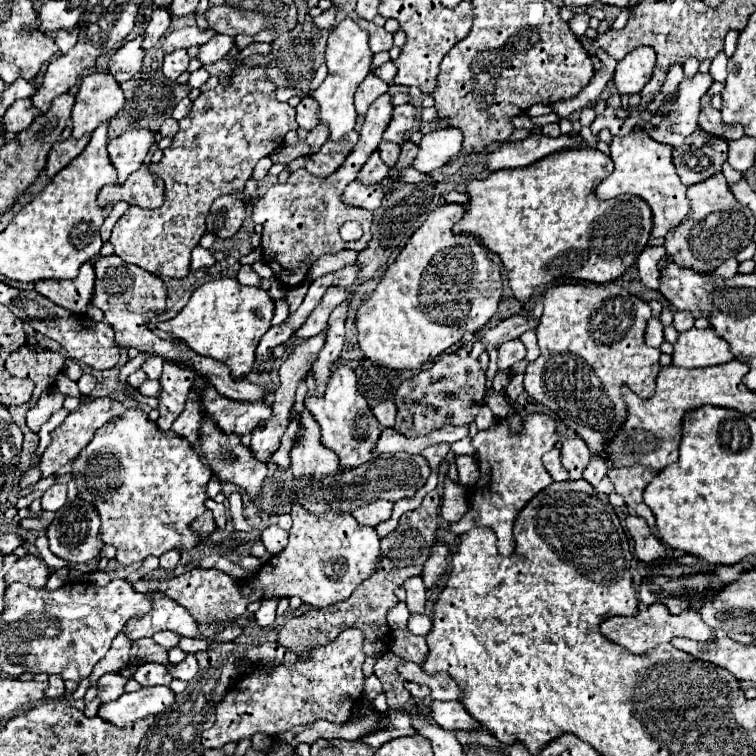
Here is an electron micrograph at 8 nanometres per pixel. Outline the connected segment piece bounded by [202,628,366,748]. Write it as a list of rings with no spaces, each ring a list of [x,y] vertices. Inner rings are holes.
[[[348,628],[332,644],[300,656],[298,664],[292,668],[256,666],[256,672],[238,678],[224,700],[216,706],[216,724],[204,732],[202,748],[220,748],[228,742],[250,738],[256,732],[274,736],[276,732],[284,732],[300,724],[312,724],[320,718],[344,724],[350,718],[354,704],[362,698],[362,664],[366,660],[362,648],[364,632]]]

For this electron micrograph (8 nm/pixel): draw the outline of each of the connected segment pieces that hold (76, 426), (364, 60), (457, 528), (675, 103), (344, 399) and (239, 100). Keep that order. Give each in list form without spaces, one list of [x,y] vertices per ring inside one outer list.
[[[110,398],[92,400],[92,402],[88,402],[88,404],[82,404],[78,410],[70,412],[70,414],[66,416],[66,420],[50,434],[50,436],[52,436],[52,444],[46,448],[46,452],[44,452],[44,456],[42,456],[42,462],[40,462],[42,478],[52,476],[60,466],[72,462],[72,460],[80,454],[80,450],[92,440],[94,432],[96,432],[100,426],[104,426],[106,422],[112,422],[112,420],[120,418],[122,414],[124,414],[124,406],[122,406],[120,402],[110,400]]]
[[[346,18],[332,30],[328,38],[328,46],[326,46],[328,76],[312,92],[312,98],[316,98],[316,102],[320,104],[320,122],[326,122],[330,126],[330,140],[340,140],[344,134],[352,132],[356,122],[354,94],[360,82],[370,74],[372,58],[374,58],[374,52],[368,46],[368,30],[360,28],[358,22],[354,22],[352,18]]]
[[[534,414],[524,418],[524,430],[522,434],[514,434],[508,430],[508,424],[502,420],[500,424],[492,426],[490,430],[482,430],[472,438],[472,444],[476,448],[476,460],[480,464],[480,472],[488,474],[488,482],[478,490],[474,504],[470,512],[458,522],[450,524],[450,530],[458,536],[468,532],[470,528],[488,526],[498,536],[498,550],[502,556],[514,554],[516,542],[514,542],[514,520],[518,512],[544,488],[548,488],[554,480],[546,472],[542,464],[542,456],[554,448],[556,444],[556,422],[548,414]]]
[[[696,74],[694,78],[684,78],[680,90],[664,100],[658,108],[658,114],[644,124],[644,130],[656,142],[668,146],[680,146],[686,136],[698,128],[700,98],[706,94],[714,80],[710,74]]]
[[[336,364],[332,370],[326,394],[322,398],[308,394],[304,400],[306,408],[316,416],[316,422],[322,428],[322,444],[324,448],[332,450],[342,468],[356,468],[374,458],[376,440],[382,434],[378,420],[374,418],[372,410],[368,408],[366,398],[356,388],[356,374],[346,364]]]
[[[236,64],[236,66],[234,66],[234,72],[230,74],[230,84],[228,84],[228,86],[216,86],[214,90],[202,92],[202,94],[198,96],[198,100],[192,104],[190,114],[188,114],[184,120],[180,120],[180,132],[174,136],[172,144],[164,150],[162,160],[160,160],[158,164],[150,164],[150,166],[148,166],[148,170],[150,170],[152,174],[156,174],[156,176],[160,176],[160,178],[164,180],[164,204],[162,204],[162,208],[158,208],[158,210],[140,210],[138,206],[129,206],[124,215],[114,224],[114,230],[112,230],[110,244],[114,246],[114,254],[116,254],[116,256],[120,256],[120,258],[122,258],[124,262],[128,262],[128,264],[140,266],[140,268],[144,268],[144,270],[148,270],[148,272],[152,272],[152,274],[156,274],[156,276],[164,276],[164,278],[178,278],[178,280],[180,280],[180,278],[186,278],[186,276],[190,274],[190,252],[192,252],[192,248],[198,244],[198,240],[204,236],[204,220],[206,220],[206,214],[208,214],[212,202],[214,202],[218,196],[222,196],[222,194],[236,194],[240,200],[244,200],[244,186],[246,186],[246,182],[250,180],[252,170],[254,170],[254,166],[258,164],[258,160],[270,156],[276,148],[280,148],[288,130],[296,130],[296,128],[298,128],[298,124],[296,124],[296,110],[294,110],[290,104],[278,102],[274,90],[276,90],[276,84],[272,84],[272,82],[268,80],[268,74],[266,74],[266,68],[264,68],[264,66],[252,66],[252,68],[248,68],[248,66]]]

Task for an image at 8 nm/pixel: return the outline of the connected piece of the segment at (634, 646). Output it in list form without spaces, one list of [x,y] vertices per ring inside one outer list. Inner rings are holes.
[[[652,604],[644,610],[640,610],[638,616],[612,616],[612,618],[606,618],[600,626],[602,626],[600,632],[608,640],[616,642],[618,646],[626,648],[632,654],[644,654],[644,652],[656,648],[662,642],[670,642],[676,636],[698,640],[698,642],[708,642],[708,640],[714,638],[714,630],[708,628],[702,622],[702,618],[696,610],[684,610],[680,616],[674,616],[674,614],[668,612],[668,608],[664,604]]]

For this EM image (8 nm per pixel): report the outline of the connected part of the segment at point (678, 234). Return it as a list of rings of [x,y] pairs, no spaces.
[[[718,172],[708,180],[688,188],[690,212],[688,216],[666,236],[664,248],[666,256],[672,258],[680,268],[690,268],[694,272],[712,272],[724,260],[734,258],[752,242],[754,216],[750,208],[744,208],[732,192],[728,192],[726,178]]]

